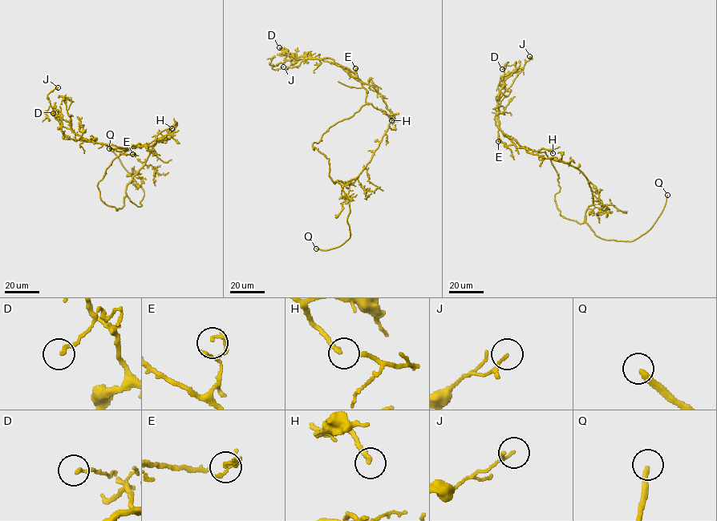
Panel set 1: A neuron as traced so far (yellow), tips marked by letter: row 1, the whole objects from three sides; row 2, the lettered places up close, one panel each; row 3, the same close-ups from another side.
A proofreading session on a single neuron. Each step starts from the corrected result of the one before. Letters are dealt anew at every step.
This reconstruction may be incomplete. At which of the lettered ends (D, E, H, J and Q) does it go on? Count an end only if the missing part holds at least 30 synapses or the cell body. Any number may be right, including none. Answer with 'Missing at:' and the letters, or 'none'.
Missing at: H, Q

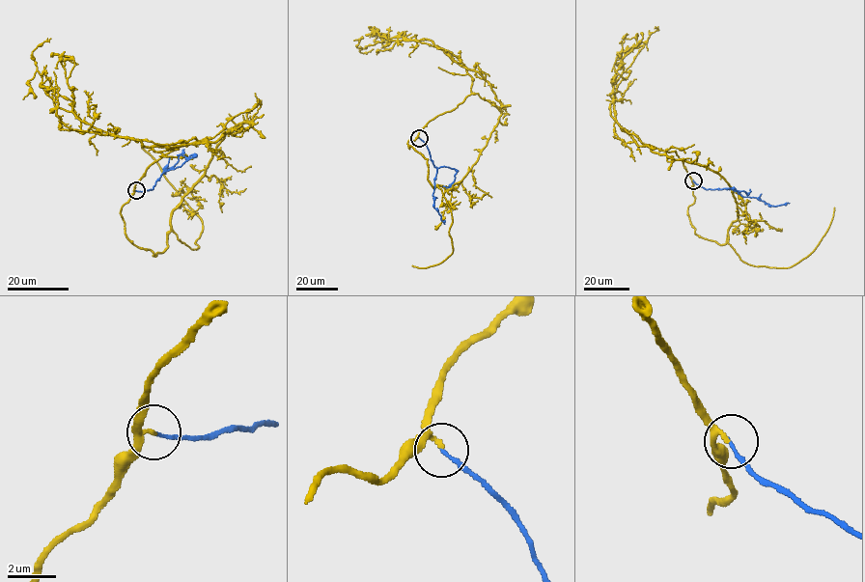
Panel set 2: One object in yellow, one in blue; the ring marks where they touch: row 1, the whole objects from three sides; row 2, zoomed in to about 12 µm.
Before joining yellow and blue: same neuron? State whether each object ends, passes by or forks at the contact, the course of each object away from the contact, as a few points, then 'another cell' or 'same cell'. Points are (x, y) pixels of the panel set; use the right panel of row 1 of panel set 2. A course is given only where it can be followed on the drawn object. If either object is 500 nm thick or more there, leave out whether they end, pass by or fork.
yellow passes by | blue ends | yellow via (693, 180), (676, 152), (644, 144), (620, 126), (615, 117), (614, 83), (648, 38), (657, 30), (655, 26) | blue via (693, 180), (706, 189), (735, 189), (744, 197), (756, 197), (776, 207), (789, 203) | same cell

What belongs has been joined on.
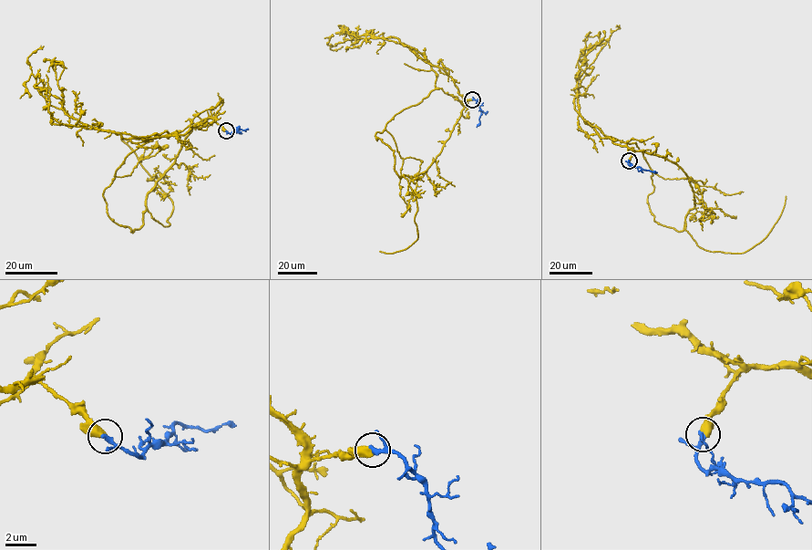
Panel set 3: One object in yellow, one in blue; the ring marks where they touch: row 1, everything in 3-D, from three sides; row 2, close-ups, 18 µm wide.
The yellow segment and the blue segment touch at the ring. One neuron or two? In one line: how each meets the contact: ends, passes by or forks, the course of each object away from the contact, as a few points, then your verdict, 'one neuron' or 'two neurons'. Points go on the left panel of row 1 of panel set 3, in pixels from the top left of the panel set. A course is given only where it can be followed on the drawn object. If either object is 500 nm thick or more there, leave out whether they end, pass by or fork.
course yellow (226, 130), (214, 121), (138, 137), (175, 131), (130, 153), (115, 176), (130, 175), (157, 140); course blue (226, 130), (231, 134), (240, 129), (235, 128); one neuron

